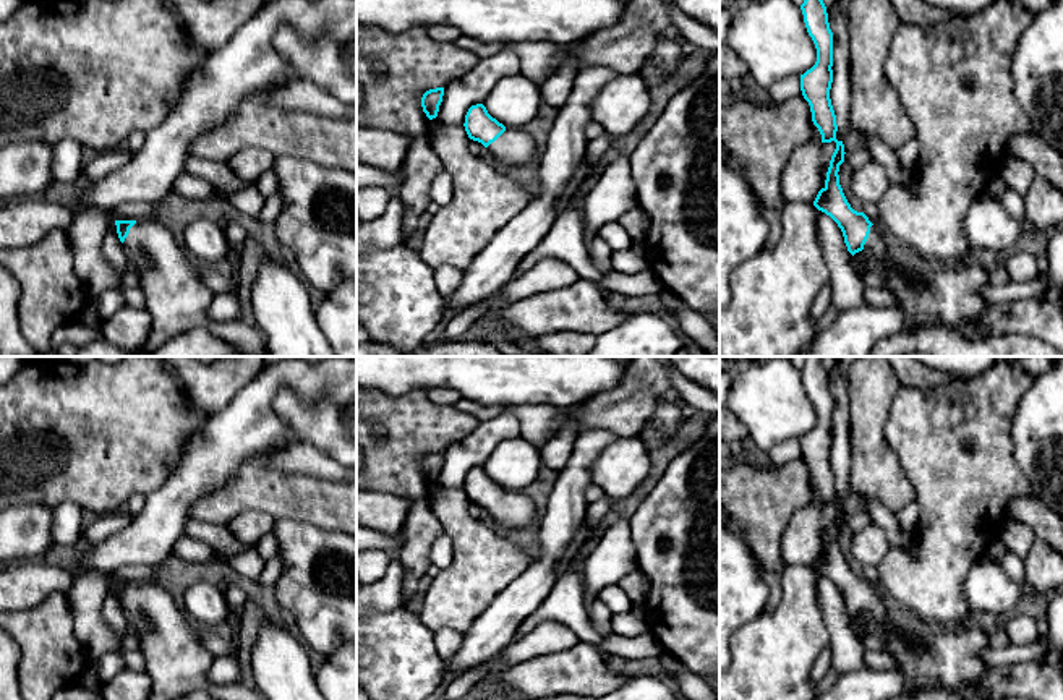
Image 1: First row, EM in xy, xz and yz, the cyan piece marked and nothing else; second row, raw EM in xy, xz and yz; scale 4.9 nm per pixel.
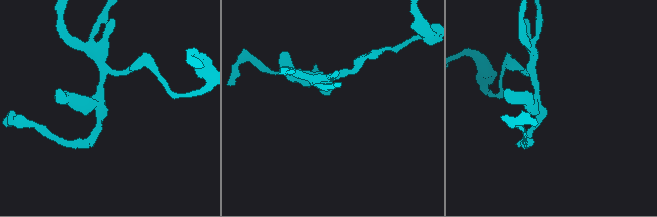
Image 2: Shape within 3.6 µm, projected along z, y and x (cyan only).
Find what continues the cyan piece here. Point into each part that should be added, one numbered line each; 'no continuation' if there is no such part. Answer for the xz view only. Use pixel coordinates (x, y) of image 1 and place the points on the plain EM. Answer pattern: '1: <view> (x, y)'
1: xz (514, 511)

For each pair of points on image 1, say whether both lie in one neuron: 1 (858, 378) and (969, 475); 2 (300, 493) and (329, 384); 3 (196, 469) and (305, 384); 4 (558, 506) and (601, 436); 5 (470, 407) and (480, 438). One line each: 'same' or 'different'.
1: different
2: different
3: same
4: same
5: different

